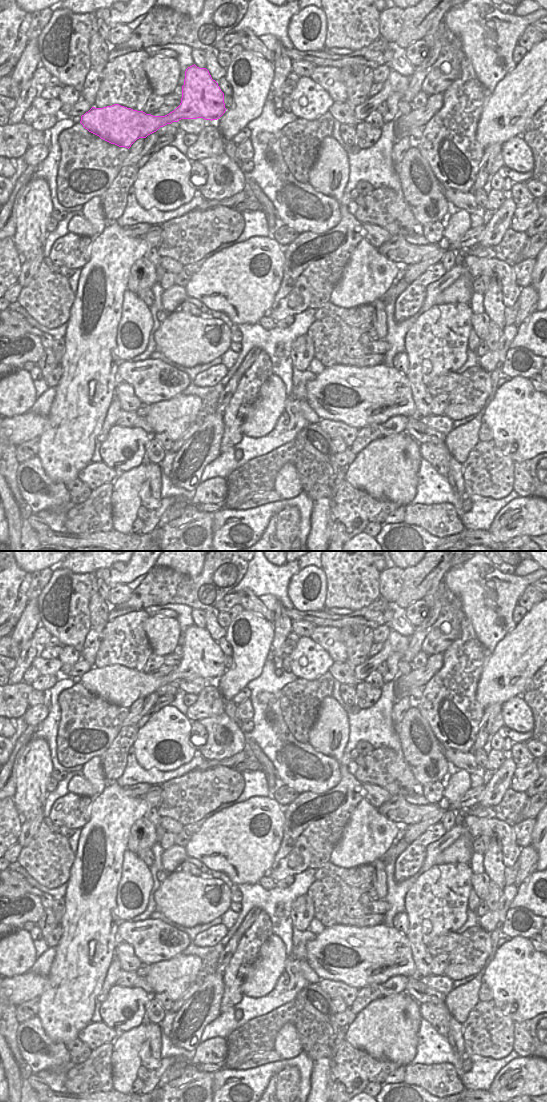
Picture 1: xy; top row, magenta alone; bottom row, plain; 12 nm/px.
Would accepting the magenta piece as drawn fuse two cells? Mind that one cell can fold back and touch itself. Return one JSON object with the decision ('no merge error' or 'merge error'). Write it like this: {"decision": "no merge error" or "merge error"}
{"decision": "no merge error"}

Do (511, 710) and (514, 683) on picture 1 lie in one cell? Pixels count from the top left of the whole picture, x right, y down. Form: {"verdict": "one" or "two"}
{"verdict": "two"}

